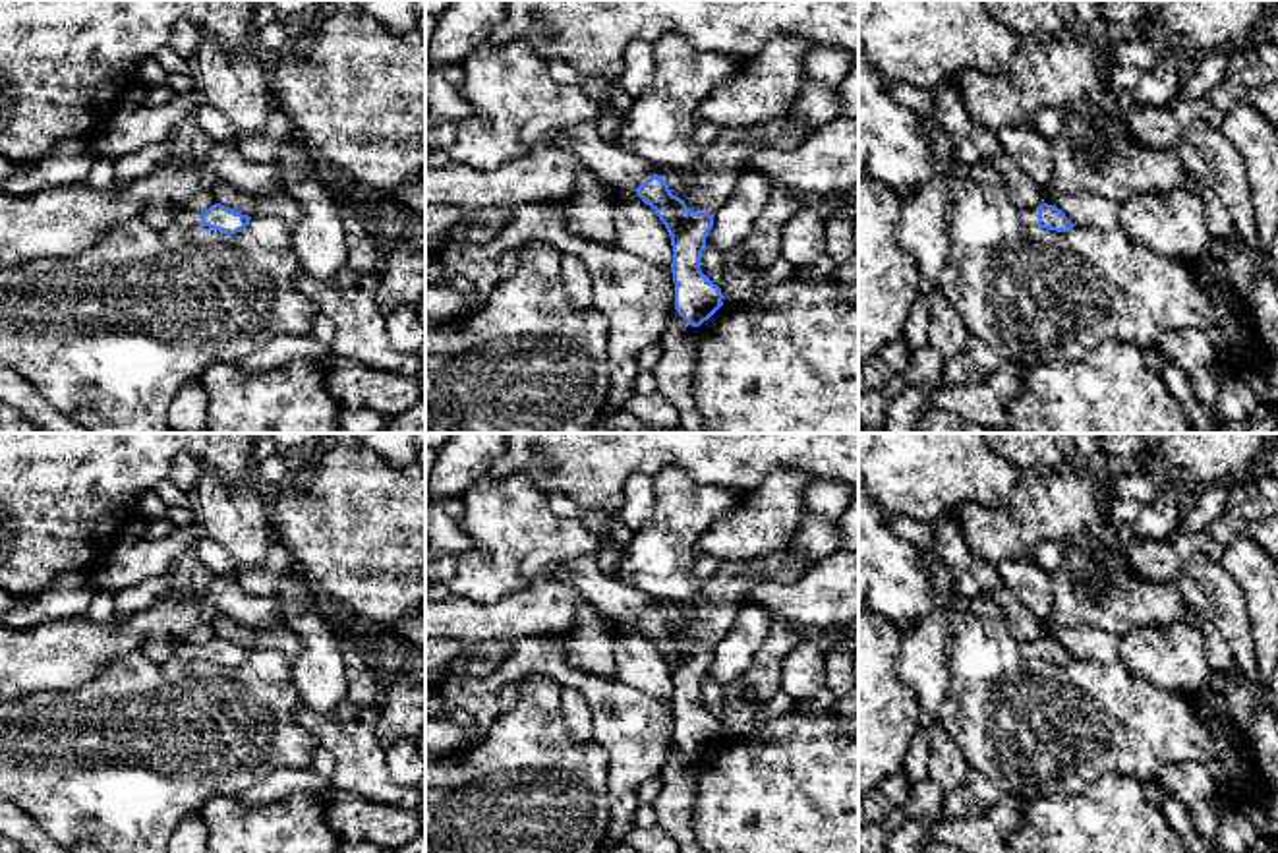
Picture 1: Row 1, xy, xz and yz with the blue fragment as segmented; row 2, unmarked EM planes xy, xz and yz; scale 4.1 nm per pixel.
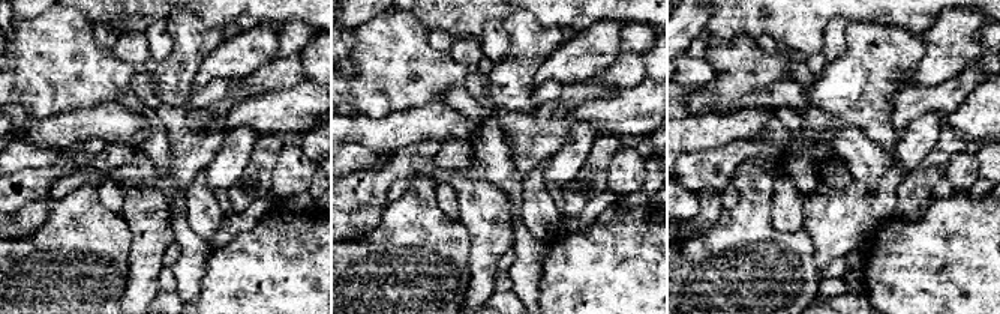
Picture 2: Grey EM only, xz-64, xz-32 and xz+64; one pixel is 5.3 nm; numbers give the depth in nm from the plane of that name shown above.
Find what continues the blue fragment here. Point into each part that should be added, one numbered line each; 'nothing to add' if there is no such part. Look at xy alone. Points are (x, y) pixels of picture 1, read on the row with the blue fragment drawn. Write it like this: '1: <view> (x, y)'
1: xy (184, 217)

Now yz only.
1: yz (1029, 217)

